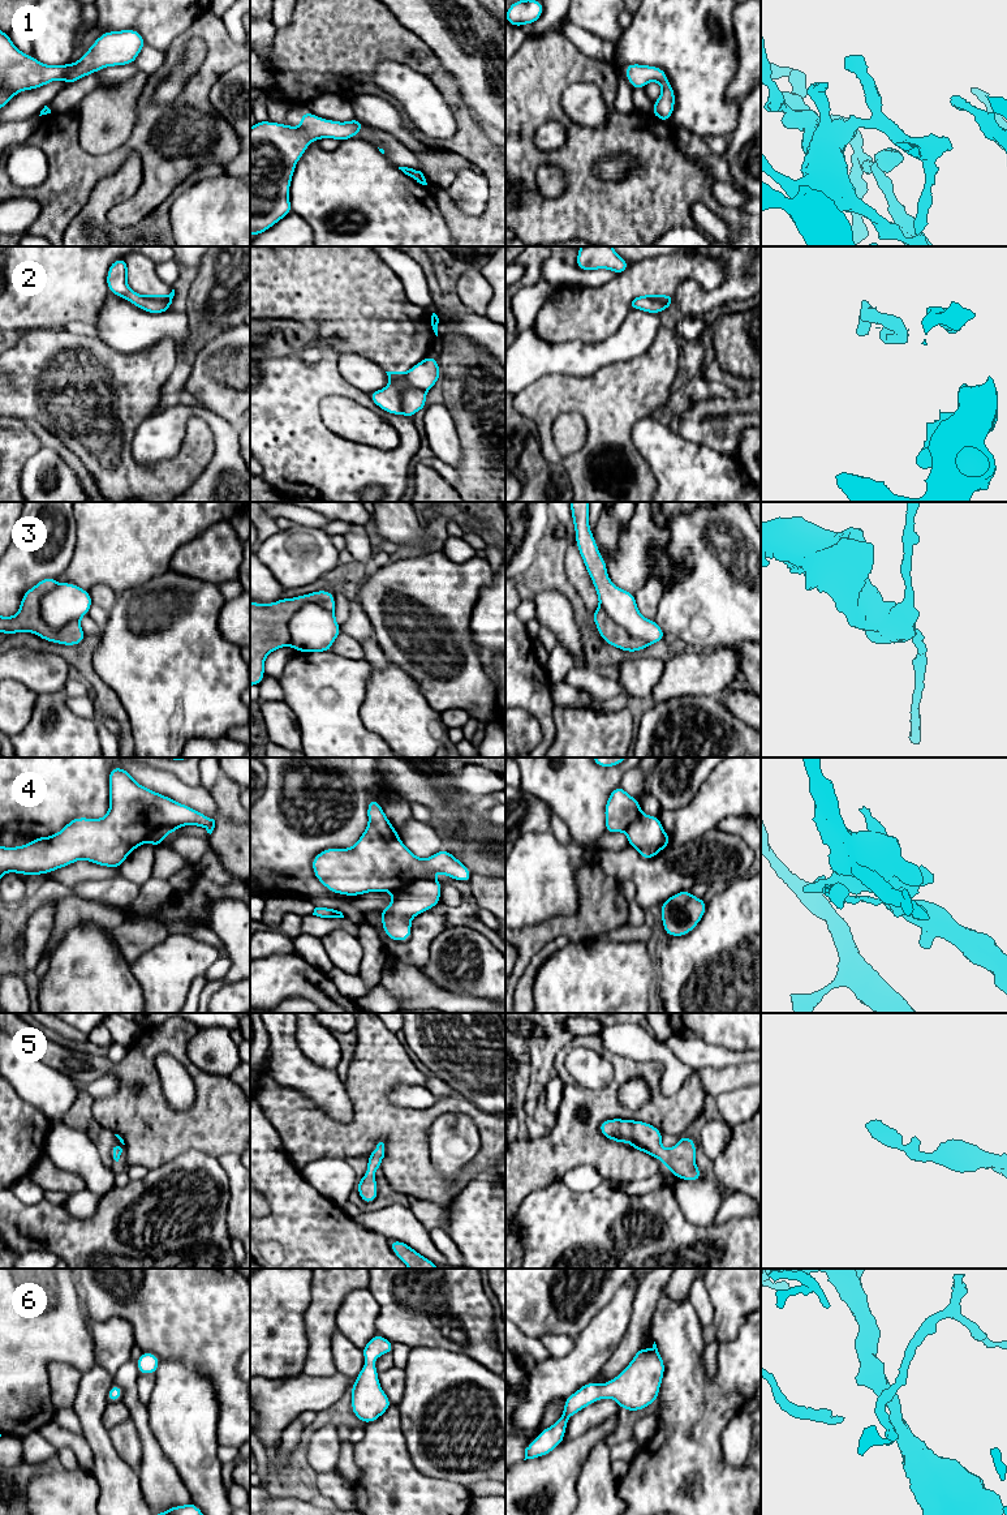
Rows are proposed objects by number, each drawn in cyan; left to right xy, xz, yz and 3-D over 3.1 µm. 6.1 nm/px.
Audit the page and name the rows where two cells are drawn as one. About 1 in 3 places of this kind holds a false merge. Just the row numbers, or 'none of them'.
2, 3

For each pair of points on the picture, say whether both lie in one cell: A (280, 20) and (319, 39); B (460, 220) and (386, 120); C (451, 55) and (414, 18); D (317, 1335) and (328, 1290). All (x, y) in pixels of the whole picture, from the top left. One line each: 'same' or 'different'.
A: different
B: different
C: same
D: same

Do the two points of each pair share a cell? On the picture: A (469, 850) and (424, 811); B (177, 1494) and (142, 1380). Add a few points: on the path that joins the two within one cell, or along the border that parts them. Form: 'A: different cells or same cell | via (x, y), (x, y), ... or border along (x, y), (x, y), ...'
A: different cells | border along (409, 799), (422, 803), (430, 811), (431, 825)
B: different cells | border along (138, 1374), (137, 1395), (146, 1407)

